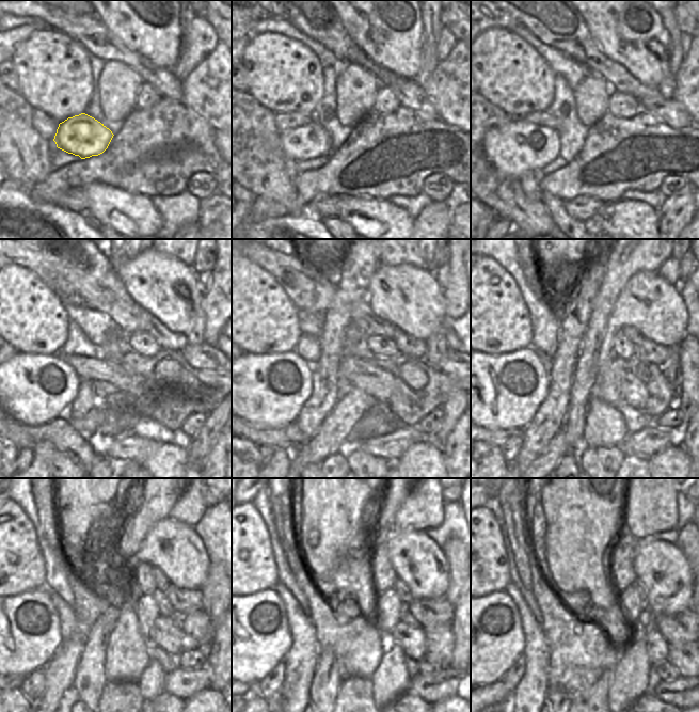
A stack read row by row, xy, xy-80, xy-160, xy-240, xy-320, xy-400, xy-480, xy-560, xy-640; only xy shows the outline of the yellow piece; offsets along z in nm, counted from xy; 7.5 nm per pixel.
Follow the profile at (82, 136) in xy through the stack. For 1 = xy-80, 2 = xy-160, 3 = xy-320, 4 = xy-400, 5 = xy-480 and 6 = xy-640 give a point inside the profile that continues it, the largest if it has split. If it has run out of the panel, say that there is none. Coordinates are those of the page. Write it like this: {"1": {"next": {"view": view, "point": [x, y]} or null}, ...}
{"1": {"next": {"view": "xy-80", "point": [310, 141]}}, "2": {"next": {"view": "xy-160", "point": [518, 146]}}, "3": {"next": {"view": "xy-320", "point": [270, 390]}}, "4": {"next": {"view": "xy-400", "point": [494, 392]}}, "5": {"next": {"view": "xy-480", "point": [18, 634]}}, "6": {"next": {"view": "xy-640", "point": [492, 638]}}}

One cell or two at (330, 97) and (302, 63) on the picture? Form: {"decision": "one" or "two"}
{"decision": "two"}

